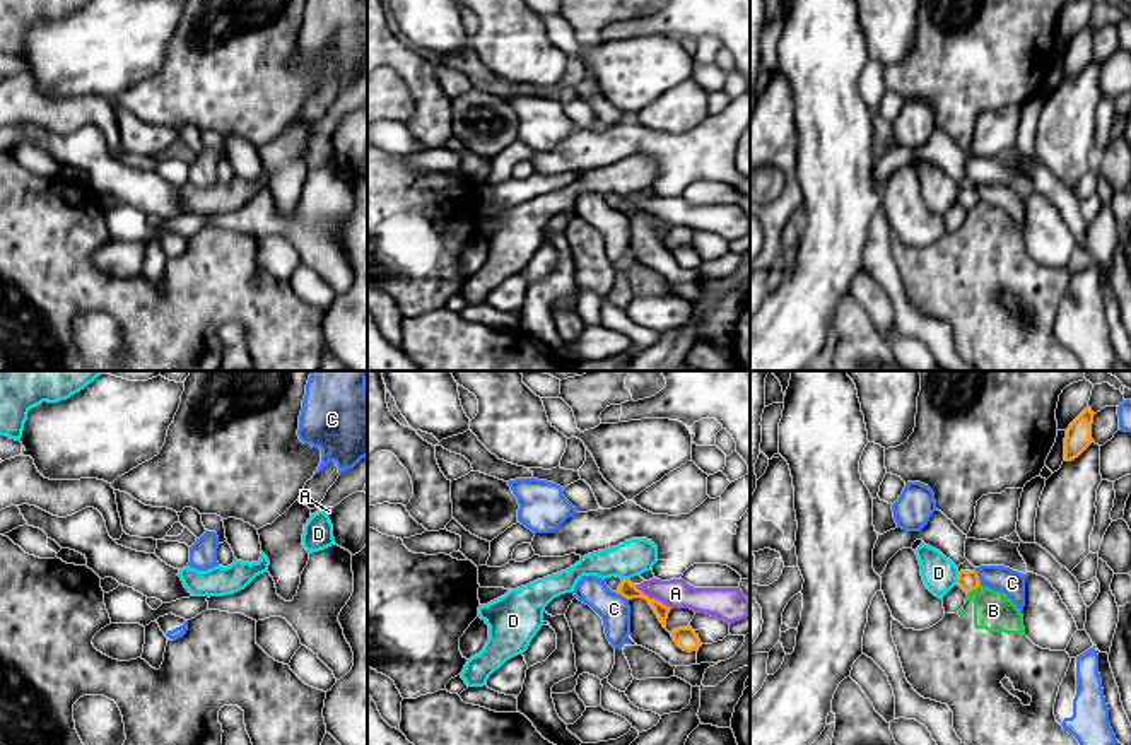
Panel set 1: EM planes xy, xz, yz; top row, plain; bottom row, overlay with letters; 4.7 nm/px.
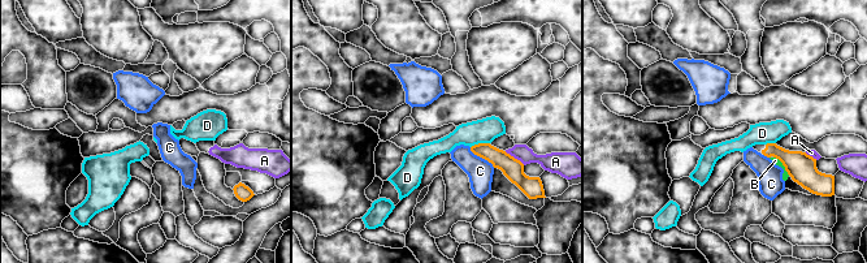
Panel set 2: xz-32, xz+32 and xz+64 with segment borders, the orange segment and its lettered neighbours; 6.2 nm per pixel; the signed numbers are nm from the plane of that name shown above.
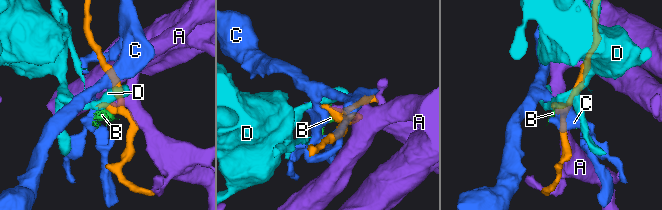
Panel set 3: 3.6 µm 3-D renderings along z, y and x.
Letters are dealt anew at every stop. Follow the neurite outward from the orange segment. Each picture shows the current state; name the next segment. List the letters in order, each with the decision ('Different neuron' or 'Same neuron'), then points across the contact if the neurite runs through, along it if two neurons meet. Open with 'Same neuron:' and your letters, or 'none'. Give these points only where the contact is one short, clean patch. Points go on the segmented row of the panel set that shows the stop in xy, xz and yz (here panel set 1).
Same neuron: none
A: Different neuron
B: Different neuron. Boundary: yz (979, 583), (967, 593)
C: Different neuron. Boundary: xz (614, 592), (627, 600)
D: Different neuron

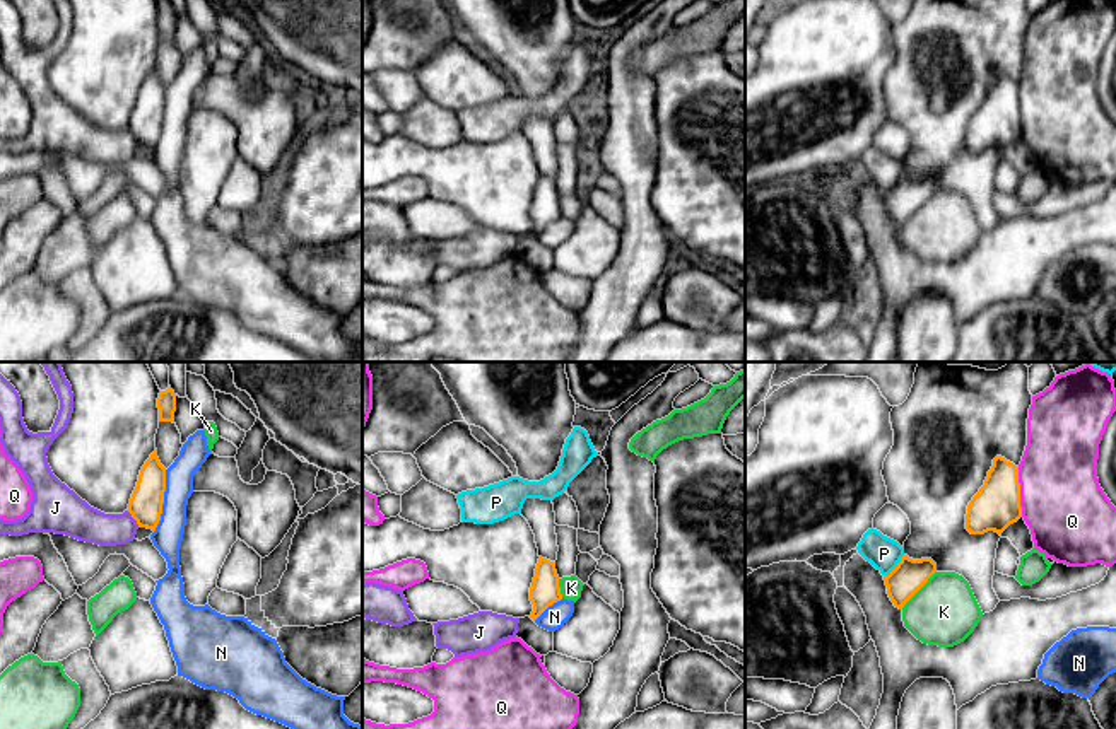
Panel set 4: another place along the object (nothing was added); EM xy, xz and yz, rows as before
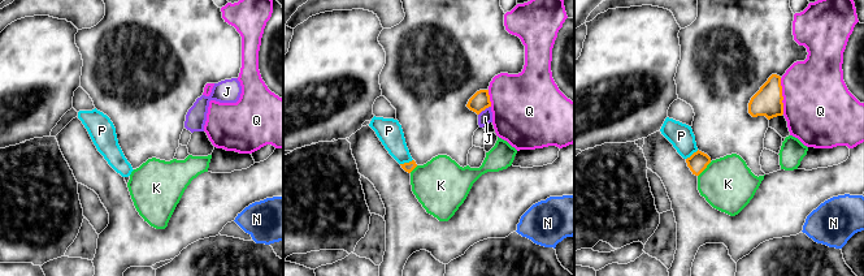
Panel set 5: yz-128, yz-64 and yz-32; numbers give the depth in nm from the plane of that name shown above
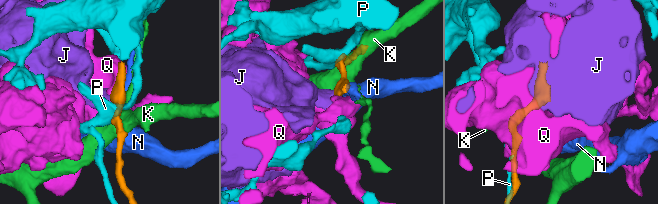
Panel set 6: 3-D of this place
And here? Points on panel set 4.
Same neuron: none
J: Different neuron. Boundary: xy (127, 511), (139, 526)
K: Different neuron
N: Different neuron. Boundary: xy (166, 470), (163, 513), (154, 531)
P: Different neuron. Boundary: yz (904, 555), (884, 576)
Q: Different neuron. Boundary: yz (1017, 466), (1022, 516)

